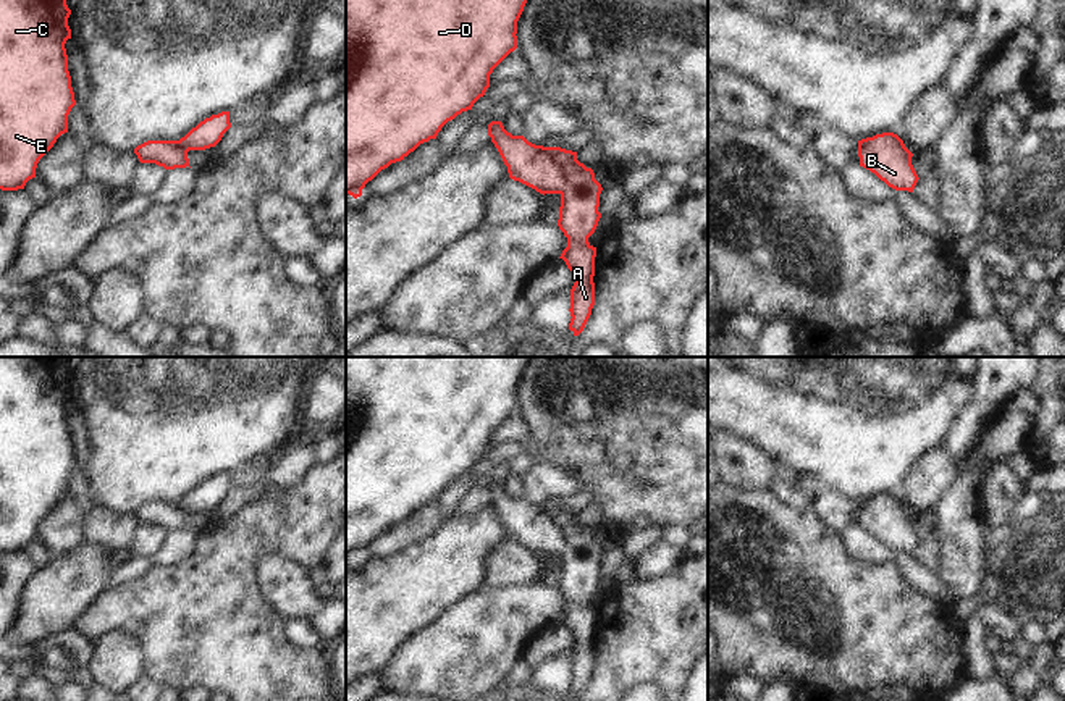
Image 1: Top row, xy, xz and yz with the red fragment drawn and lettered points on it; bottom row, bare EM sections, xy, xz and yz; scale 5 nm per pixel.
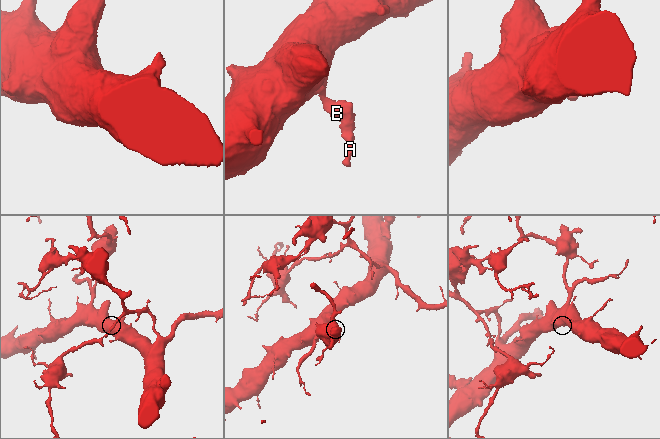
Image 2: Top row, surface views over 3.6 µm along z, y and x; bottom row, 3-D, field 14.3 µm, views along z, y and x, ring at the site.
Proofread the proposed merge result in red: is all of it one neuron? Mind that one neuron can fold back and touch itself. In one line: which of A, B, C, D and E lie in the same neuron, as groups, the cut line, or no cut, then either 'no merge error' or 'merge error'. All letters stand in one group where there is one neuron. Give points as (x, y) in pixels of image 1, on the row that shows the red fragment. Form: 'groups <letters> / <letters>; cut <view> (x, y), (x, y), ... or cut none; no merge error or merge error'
groups A / B C D E; cut xz (542, 147), (559, 167), (563, 178), (561, 193); merge error

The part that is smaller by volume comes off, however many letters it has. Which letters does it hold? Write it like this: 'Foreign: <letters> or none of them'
Foreign: A

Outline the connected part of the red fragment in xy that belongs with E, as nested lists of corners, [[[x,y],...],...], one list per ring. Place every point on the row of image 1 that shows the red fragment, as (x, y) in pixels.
[[[0,0],[0,189],[18,191],[24,189],[26,183],[36,178],[39,160],[53,147],[57,139],[68,132],[68,115],[76,105],[74,92],[71,87],[71,76],[68,71],[68,55],[65,44],[71,39],[68,18],[71,10],[66,0]]]

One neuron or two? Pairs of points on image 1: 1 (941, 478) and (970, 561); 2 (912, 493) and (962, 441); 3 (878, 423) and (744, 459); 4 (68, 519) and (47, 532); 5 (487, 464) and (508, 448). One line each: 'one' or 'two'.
1: two
2: two
3: two
4: one
5: one

